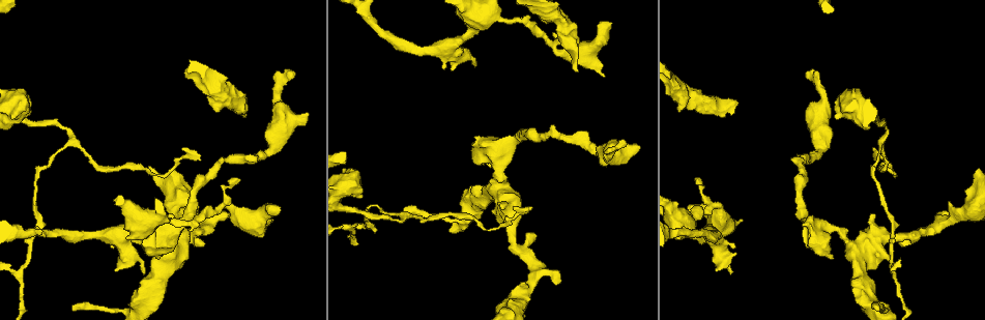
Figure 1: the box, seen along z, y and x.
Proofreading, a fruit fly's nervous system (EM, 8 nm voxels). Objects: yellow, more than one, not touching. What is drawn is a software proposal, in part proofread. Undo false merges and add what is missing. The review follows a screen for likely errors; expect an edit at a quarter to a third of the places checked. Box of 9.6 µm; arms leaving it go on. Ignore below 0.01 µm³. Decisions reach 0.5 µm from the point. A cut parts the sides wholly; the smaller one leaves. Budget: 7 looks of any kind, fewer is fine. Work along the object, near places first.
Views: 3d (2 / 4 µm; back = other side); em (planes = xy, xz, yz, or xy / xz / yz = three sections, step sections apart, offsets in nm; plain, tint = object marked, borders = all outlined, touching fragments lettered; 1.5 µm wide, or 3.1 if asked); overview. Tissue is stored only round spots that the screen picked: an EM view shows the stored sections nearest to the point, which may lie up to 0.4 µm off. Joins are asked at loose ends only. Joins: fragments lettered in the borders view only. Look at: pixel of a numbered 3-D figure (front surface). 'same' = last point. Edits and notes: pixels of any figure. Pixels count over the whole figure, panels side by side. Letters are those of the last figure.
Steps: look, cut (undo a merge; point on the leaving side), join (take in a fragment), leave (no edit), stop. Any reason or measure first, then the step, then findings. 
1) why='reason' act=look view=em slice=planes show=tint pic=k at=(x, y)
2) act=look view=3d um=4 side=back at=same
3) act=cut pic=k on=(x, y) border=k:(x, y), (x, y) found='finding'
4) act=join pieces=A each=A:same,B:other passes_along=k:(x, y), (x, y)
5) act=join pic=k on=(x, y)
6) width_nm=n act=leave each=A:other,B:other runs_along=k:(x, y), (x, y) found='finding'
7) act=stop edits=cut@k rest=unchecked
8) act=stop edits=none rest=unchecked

act=look view=3d um=2 pic=1 at=(892, 271)

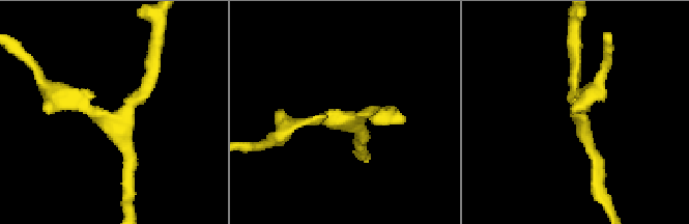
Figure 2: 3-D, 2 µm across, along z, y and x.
why='need the tissue' act=look view=em slice=yz step=4 show=tint pic=2 at=(578, 116)

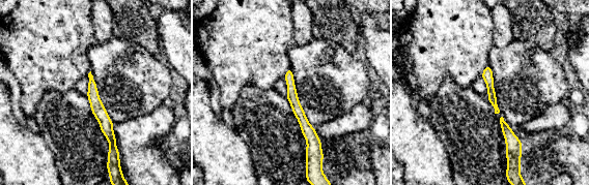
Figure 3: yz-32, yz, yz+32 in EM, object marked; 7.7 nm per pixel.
act=look view=em slice=planes show=borders at=same

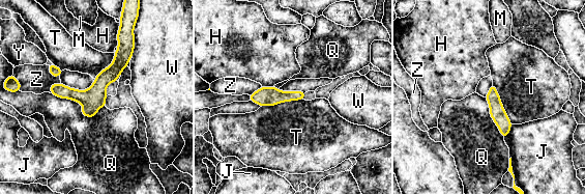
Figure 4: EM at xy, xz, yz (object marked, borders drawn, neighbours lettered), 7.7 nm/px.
act=leave each=H:other,J:other,M:other,Q:other,T:other,W:other,Y:other,Z:other border=4:(51, 92), (87, 116), (105, 106) found='one cell here'

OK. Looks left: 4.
why='thin end' act=look view=em slice=planes show=plain pic=1 at=(236, 180)

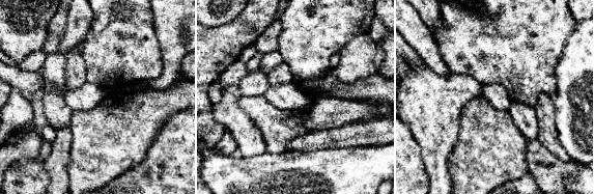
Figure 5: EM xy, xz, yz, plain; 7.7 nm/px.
act=look view=em slice=planes show=borders at=same

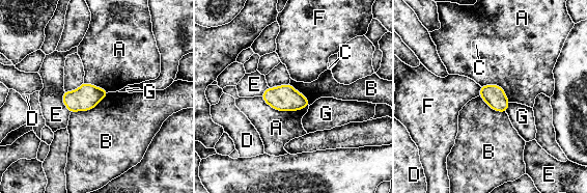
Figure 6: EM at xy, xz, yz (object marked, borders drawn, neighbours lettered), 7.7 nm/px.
width_nm=170 act=leave each=A:other,B:other,C:other,D:other,E:other,F:other,G:other border=6:(108, 92), (93, 107), (71, 112) found='no lettered fragment goes on from it'

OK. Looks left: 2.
act=stop edits=none rest=unchecked

